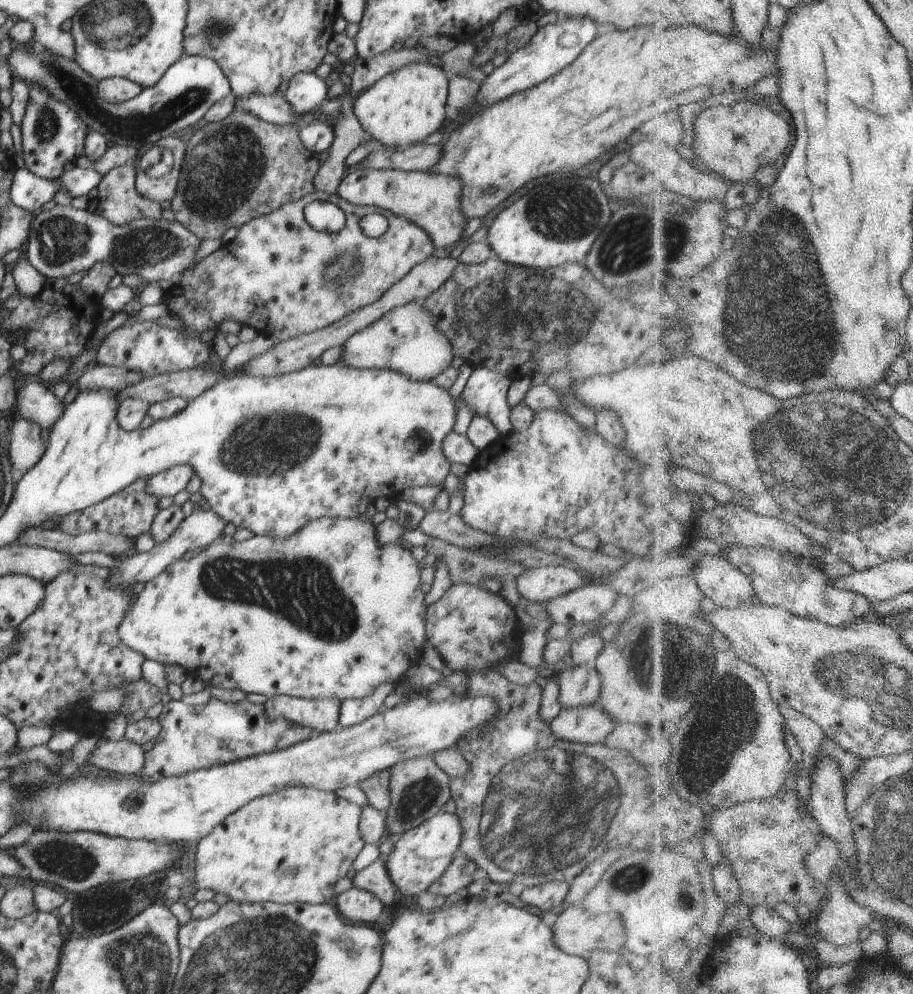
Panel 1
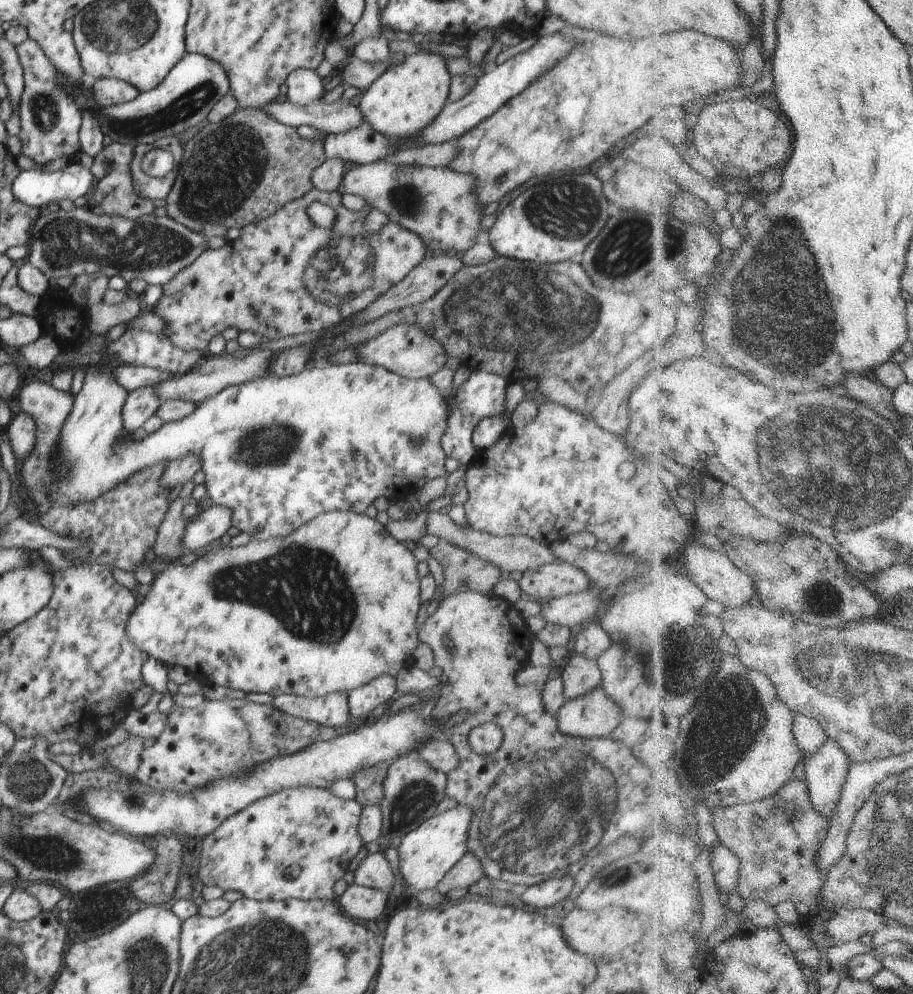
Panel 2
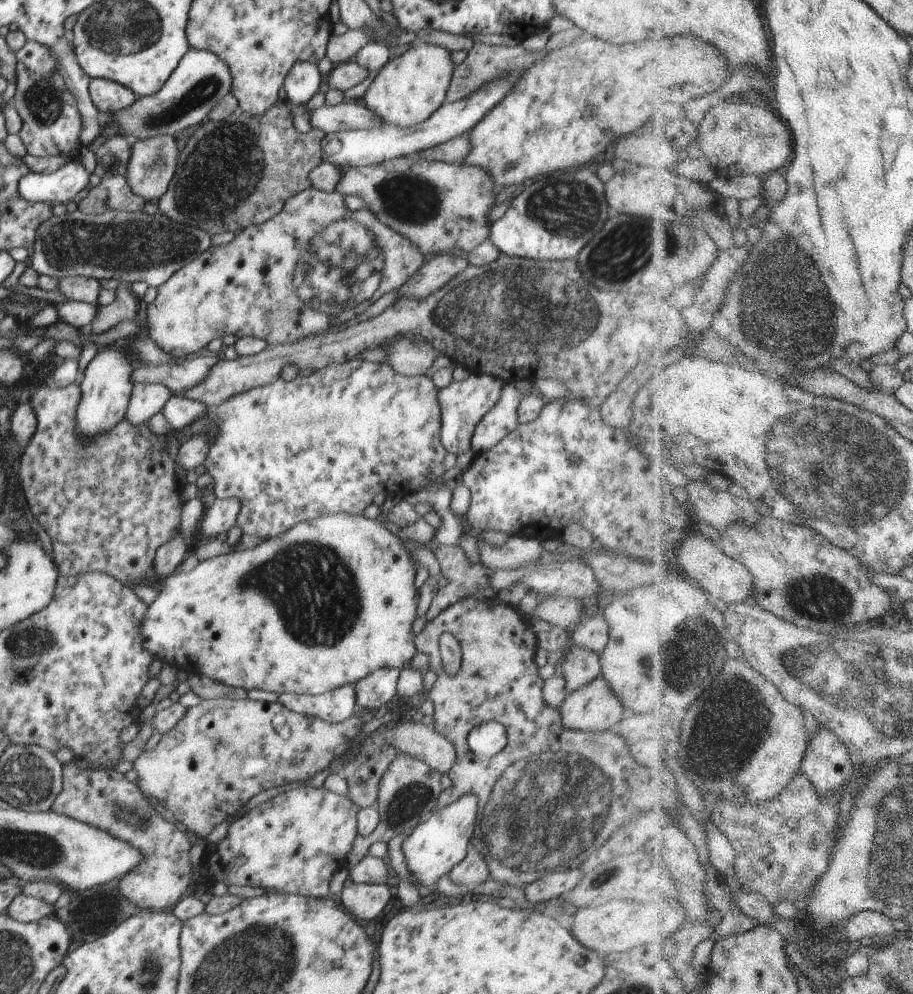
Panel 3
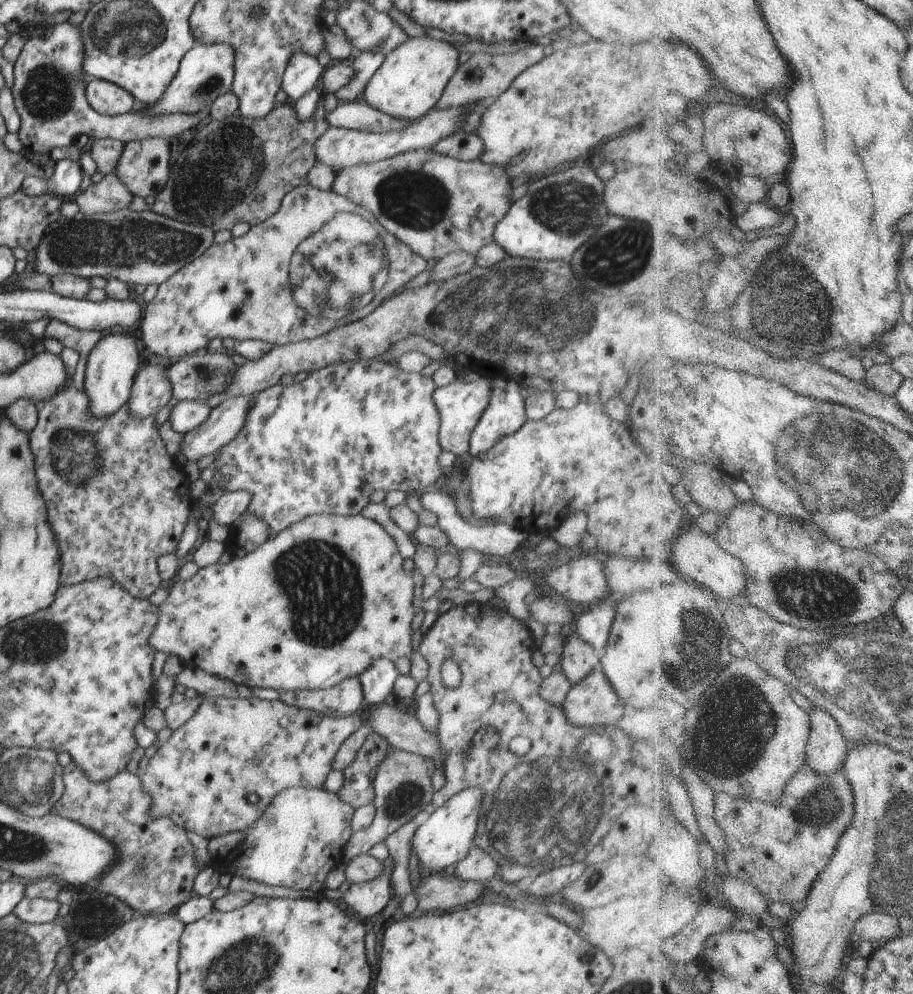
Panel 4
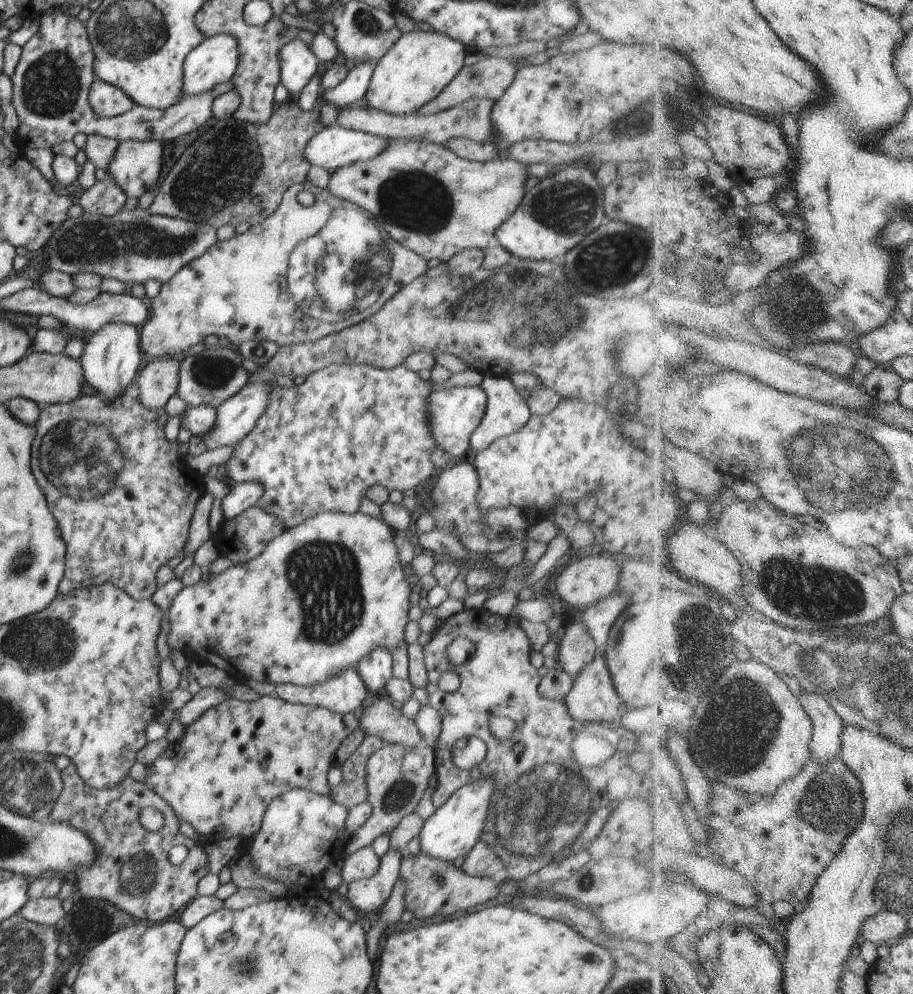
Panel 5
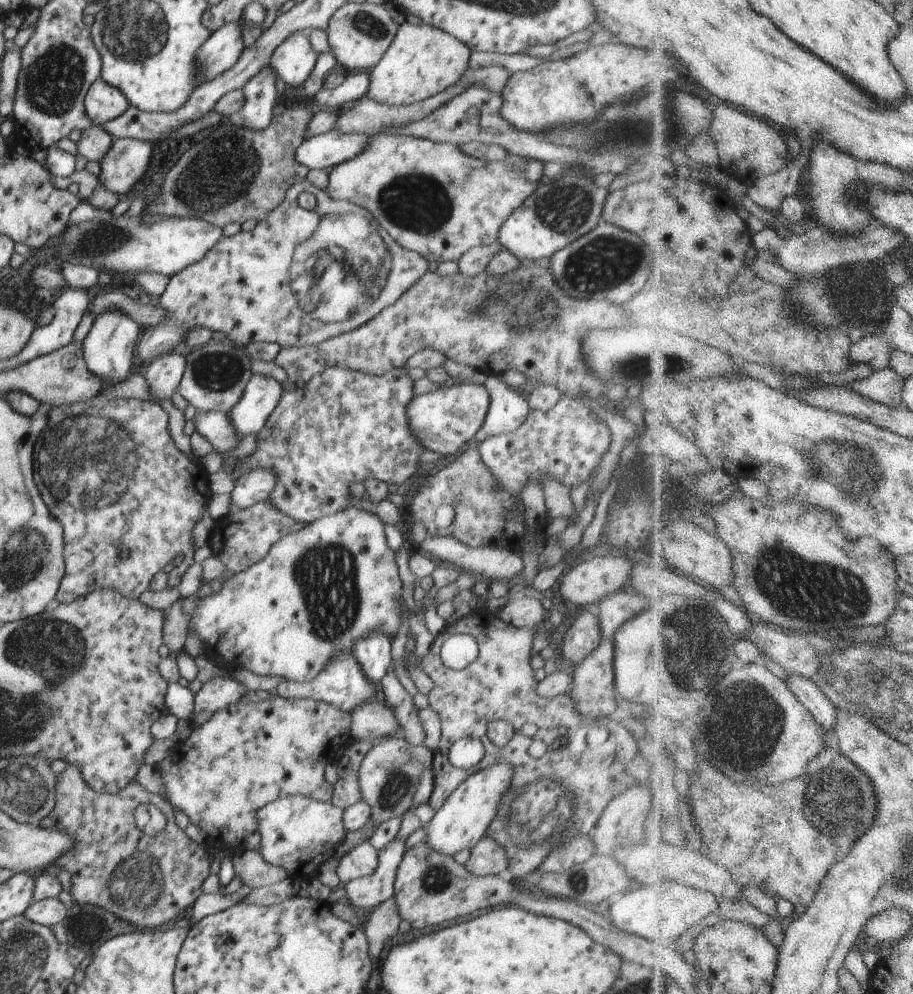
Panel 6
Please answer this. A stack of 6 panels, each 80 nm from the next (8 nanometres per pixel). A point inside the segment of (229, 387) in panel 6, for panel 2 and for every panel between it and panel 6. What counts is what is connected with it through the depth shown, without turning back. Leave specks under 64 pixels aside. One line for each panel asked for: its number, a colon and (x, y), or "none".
2: (130, 377)
3: (181, 377)
4: (197, 377)
5: (209, 377)

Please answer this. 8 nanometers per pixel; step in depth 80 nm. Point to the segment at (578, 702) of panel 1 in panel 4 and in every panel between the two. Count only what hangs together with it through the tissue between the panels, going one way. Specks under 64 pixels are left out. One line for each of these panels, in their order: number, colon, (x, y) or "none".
2: (582, 674)
3: (581, 665)
4: (578, 658)

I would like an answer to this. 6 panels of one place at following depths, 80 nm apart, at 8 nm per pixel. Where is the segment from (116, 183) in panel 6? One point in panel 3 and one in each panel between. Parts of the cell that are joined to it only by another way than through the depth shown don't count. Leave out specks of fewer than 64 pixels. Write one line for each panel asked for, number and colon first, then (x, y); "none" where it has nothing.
3: (152, 163)
4: (143, 167)
5: (135, 167)

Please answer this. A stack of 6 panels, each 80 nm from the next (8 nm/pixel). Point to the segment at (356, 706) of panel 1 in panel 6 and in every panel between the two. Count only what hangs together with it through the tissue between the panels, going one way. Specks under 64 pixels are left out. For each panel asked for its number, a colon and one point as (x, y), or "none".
2: (362, 700)
3: (378, 687)
4: (377, 681)
5: (375, 668)
6: (372, 652)

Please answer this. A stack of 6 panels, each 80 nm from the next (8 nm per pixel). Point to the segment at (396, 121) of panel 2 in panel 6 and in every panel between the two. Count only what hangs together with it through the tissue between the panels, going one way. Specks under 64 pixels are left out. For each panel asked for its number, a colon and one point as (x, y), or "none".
3: (408, 88)
4: (411, 79)
5: (418, 66)
6: (422, 61)

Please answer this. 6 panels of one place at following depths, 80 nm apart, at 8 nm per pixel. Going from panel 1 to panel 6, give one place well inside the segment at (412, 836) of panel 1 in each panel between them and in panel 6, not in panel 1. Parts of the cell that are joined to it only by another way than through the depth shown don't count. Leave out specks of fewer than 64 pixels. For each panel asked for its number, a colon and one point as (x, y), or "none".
2: (427, 853)
3: (432, 849)
4: (447, 836)
5: (455, 827)
6: (464, 818)

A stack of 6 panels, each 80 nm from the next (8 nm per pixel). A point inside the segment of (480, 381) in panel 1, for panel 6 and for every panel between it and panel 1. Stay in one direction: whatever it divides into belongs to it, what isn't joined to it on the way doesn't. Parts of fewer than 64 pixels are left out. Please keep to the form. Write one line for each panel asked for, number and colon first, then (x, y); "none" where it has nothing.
2: (482, 395)
3: (463, 403)
4: (460, 405)
5: (453, 414)
6: (443, 420)

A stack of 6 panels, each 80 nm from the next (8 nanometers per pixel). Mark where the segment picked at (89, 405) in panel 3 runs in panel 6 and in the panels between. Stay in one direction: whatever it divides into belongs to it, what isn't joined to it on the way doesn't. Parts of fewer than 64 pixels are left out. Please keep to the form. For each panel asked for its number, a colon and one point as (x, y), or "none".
4: (111, 366)
5: (111, 357)
6: (108, 349)

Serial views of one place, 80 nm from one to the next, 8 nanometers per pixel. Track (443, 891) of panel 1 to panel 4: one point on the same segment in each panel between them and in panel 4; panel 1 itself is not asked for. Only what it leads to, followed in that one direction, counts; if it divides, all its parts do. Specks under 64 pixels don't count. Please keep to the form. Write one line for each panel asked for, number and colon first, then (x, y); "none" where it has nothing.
2: (468, 870)
3: (473, 870)
4: (479, 865)

